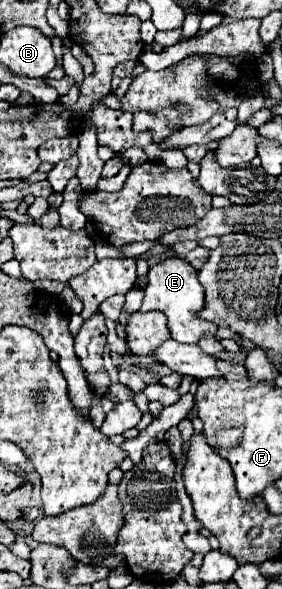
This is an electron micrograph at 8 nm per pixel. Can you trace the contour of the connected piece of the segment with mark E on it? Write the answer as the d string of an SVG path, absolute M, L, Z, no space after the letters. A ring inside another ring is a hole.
M171 258L149 270L149 286L145 288L141 312L151 312L151 310L163 312L169 320L169 330L173 340L183 344L197 344L201 338L215 338L221 342L221 338L217 338L217 326L199 318L203 306L205 306L203 286L199 284L197 270L191 264L179 258Z

